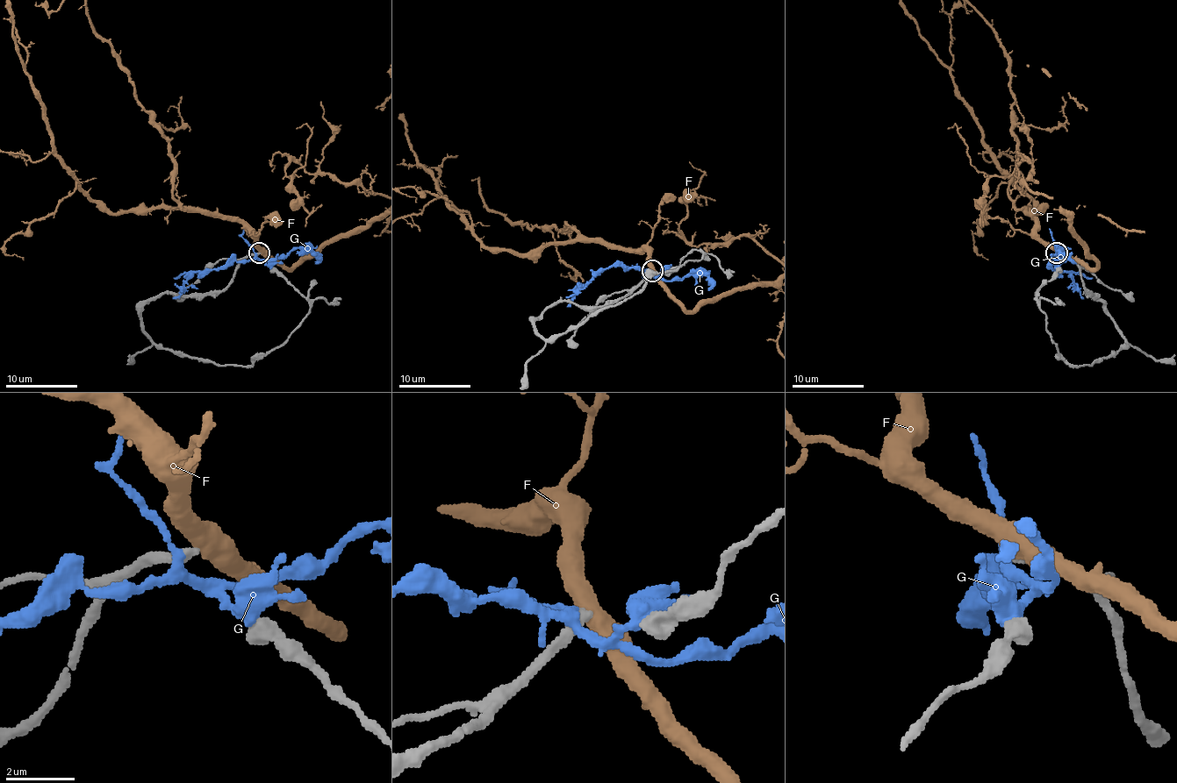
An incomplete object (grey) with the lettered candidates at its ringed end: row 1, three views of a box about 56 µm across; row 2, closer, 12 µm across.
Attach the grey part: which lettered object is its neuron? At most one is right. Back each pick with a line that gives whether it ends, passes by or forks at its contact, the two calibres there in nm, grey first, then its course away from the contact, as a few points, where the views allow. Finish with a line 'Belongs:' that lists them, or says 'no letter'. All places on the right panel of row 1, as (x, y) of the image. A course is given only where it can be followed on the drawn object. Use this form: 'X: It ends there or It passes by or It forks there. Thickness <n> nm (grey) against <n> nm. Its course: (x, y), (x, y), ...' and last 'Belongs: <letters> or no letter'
Belongs: no letter

